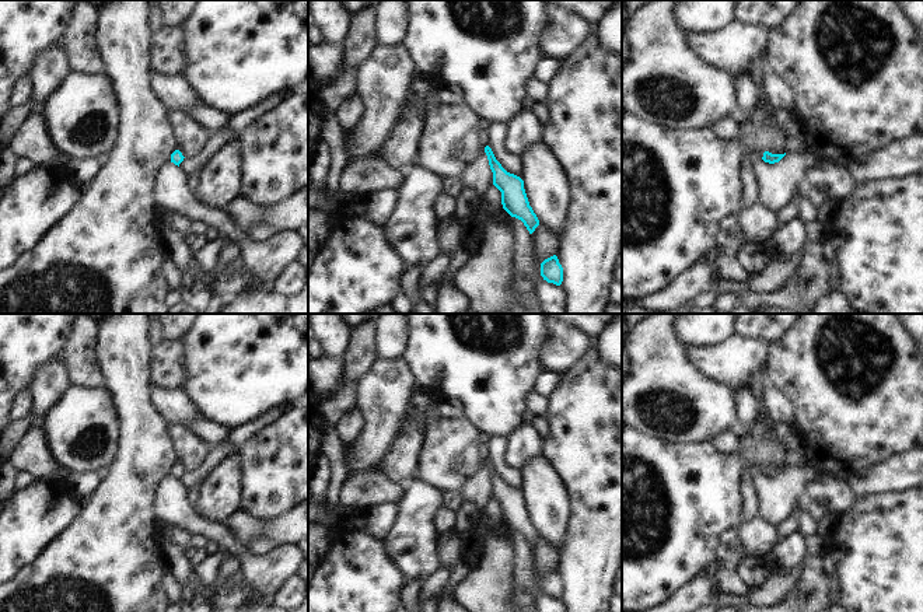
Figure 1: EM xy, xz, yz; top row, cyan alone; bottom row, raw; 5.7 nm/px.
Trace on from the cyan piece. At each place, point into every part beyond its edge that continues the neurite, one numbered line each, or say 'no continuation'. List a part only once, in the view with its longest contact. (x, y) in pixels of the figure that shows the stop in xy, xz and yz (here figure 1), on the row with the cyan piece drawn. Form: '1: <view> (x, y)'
no continuation

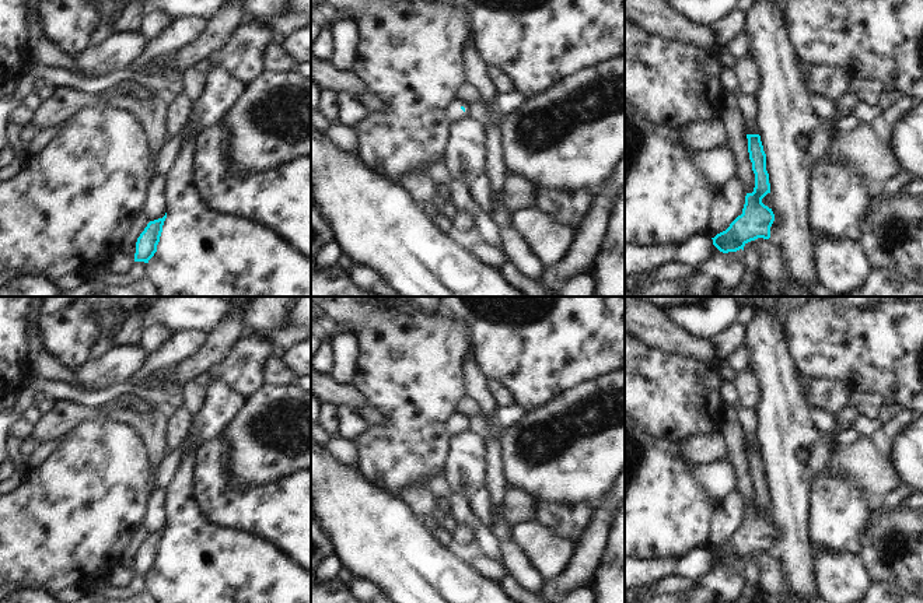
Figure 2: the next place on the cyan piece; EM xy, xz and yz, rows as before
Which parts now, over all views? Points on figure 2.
1: xz (455, 112)

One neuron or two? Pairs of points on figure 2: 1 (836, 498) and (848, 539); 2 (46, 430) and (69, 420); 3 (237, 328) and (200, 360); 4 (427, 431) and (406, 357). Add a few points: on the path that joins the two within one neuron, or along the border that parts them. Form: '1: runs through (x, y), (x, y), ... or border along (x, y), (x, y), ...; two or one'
1: runs through (836, 508), (838, 529); one
2: runs through (52, 427), (63, 420); one
3: runs through (228, 335), (209, 354); one
4: runs through (422, 413), (419, 410), (415, 375); one

